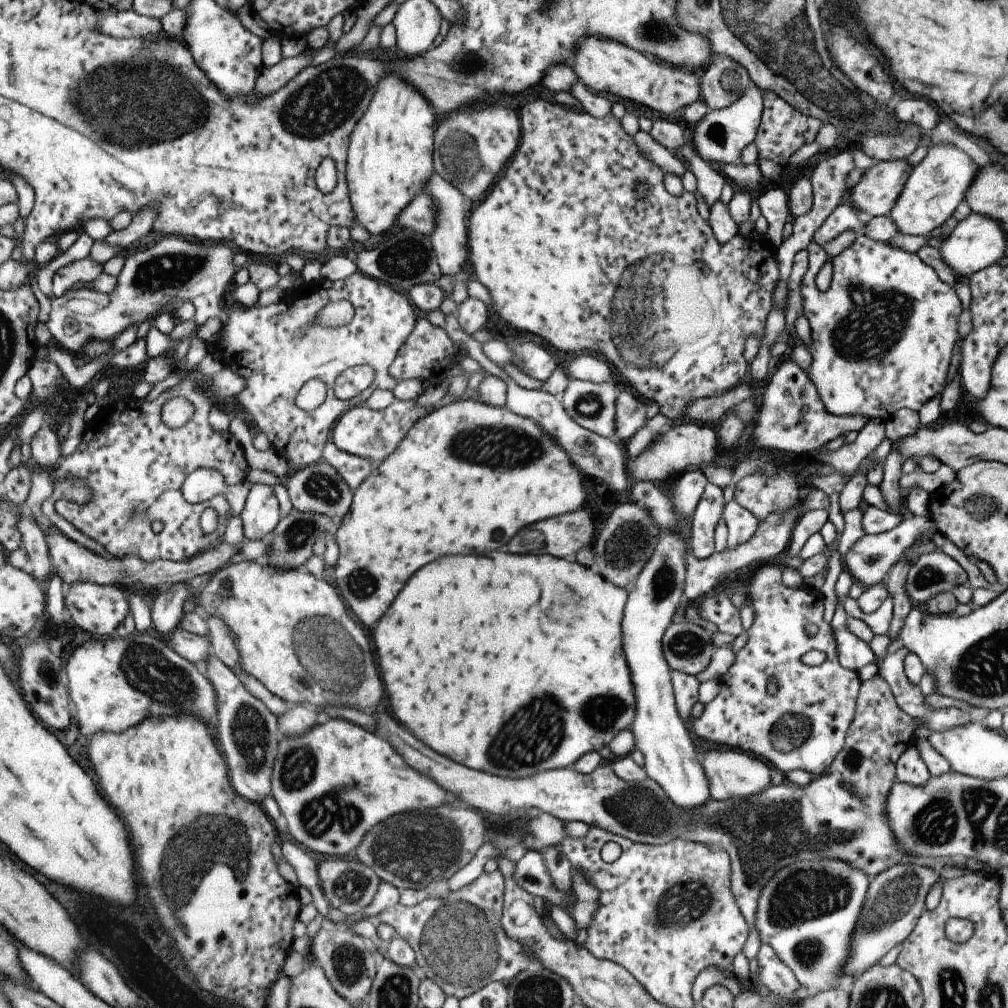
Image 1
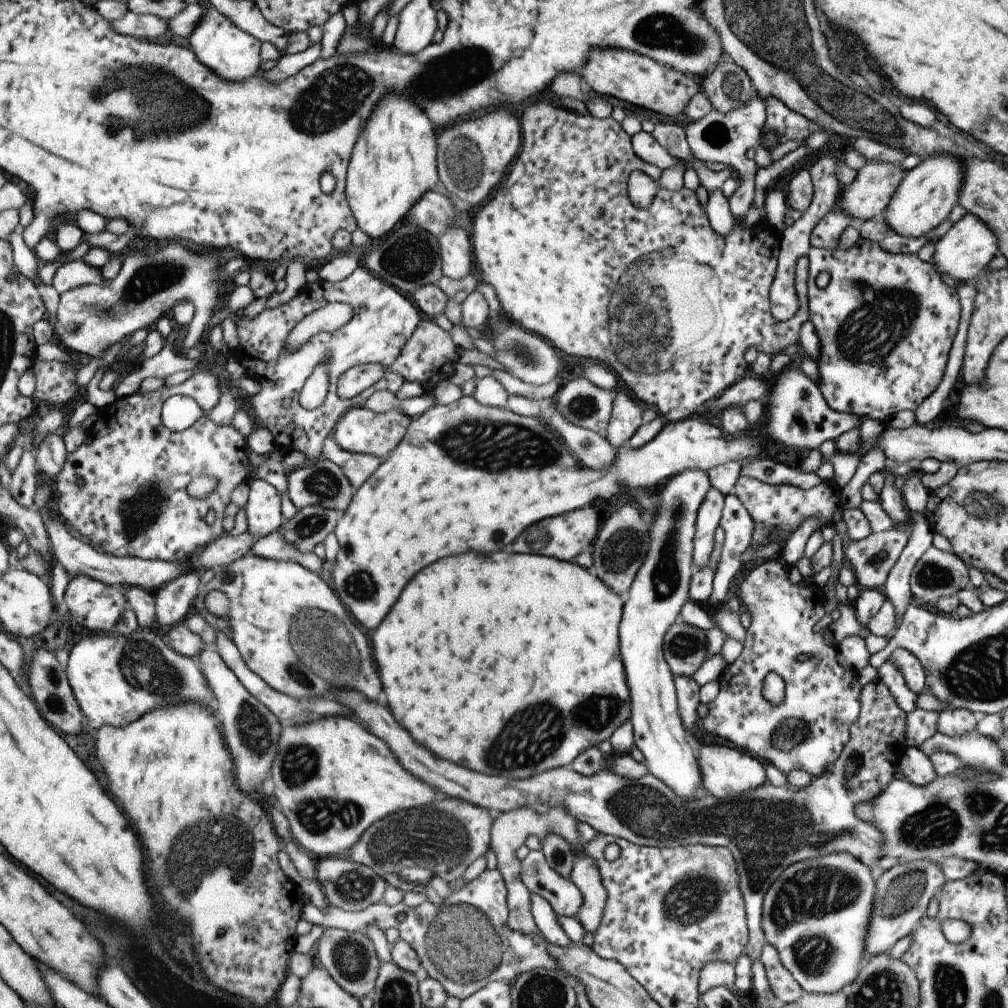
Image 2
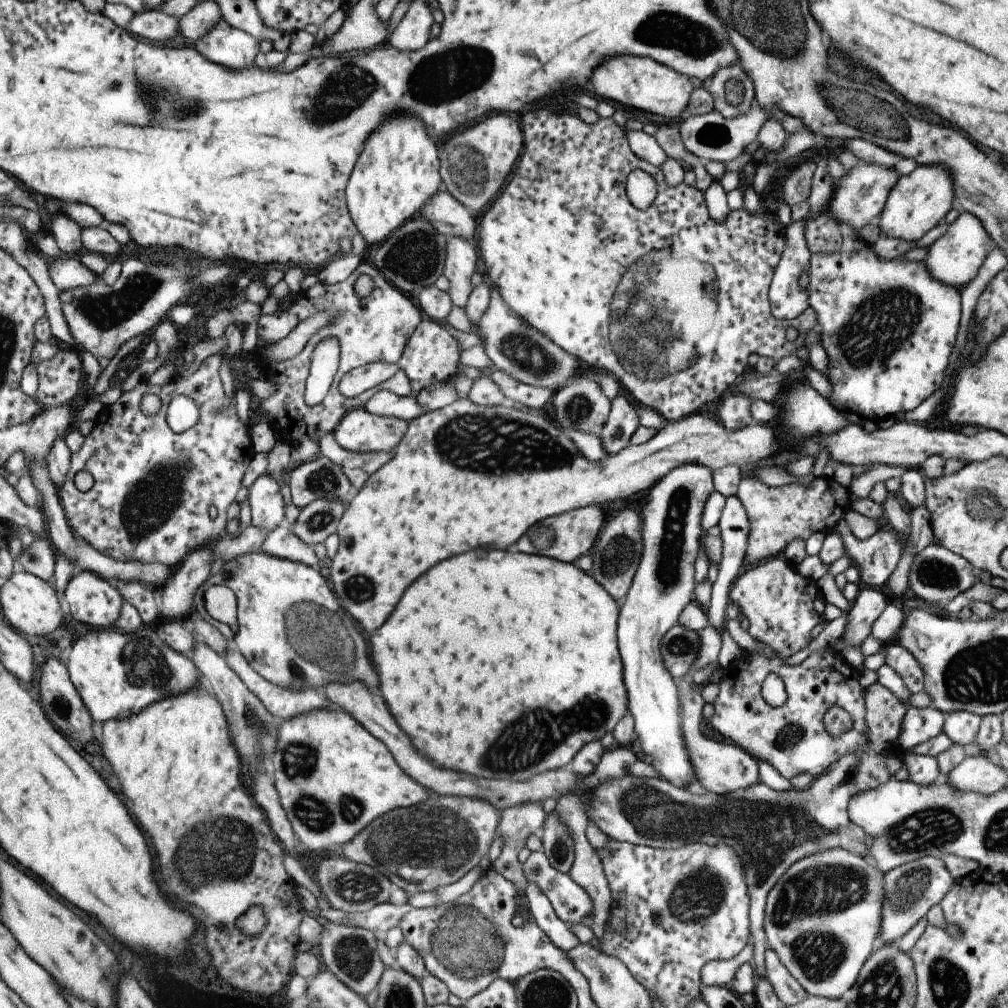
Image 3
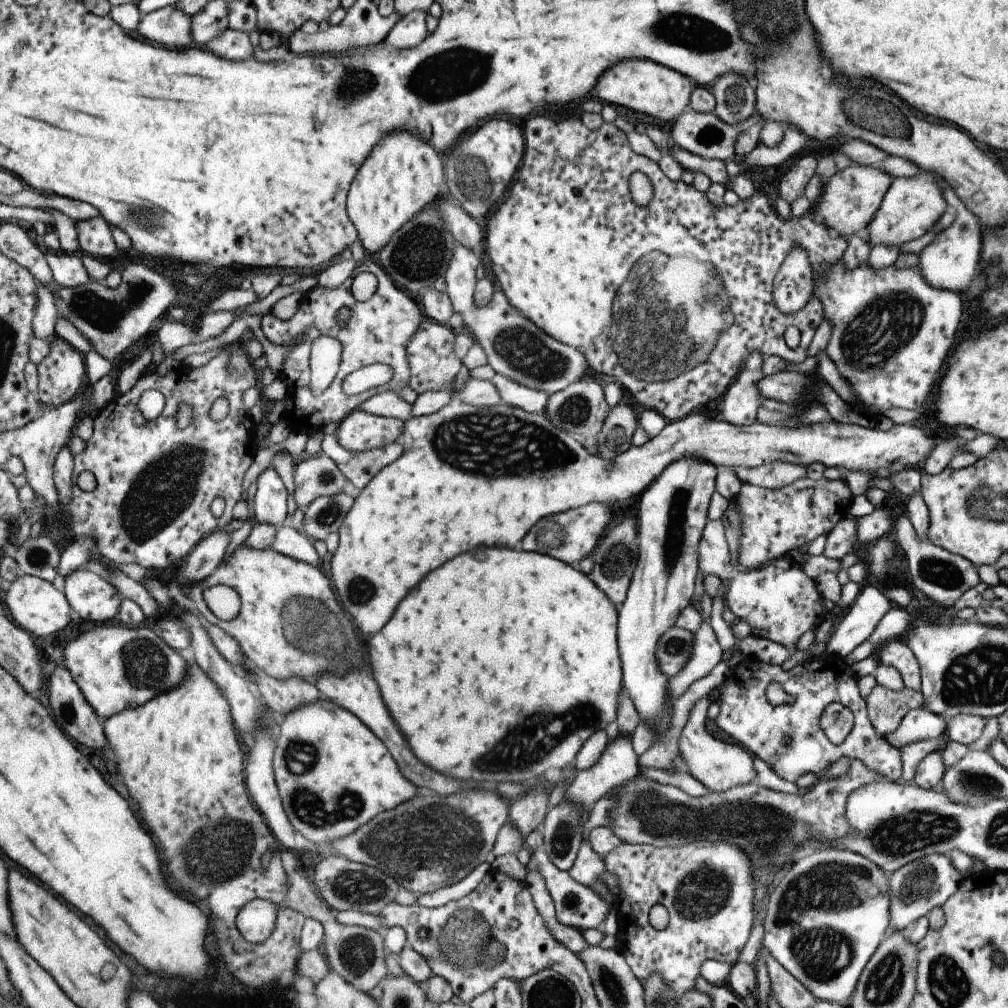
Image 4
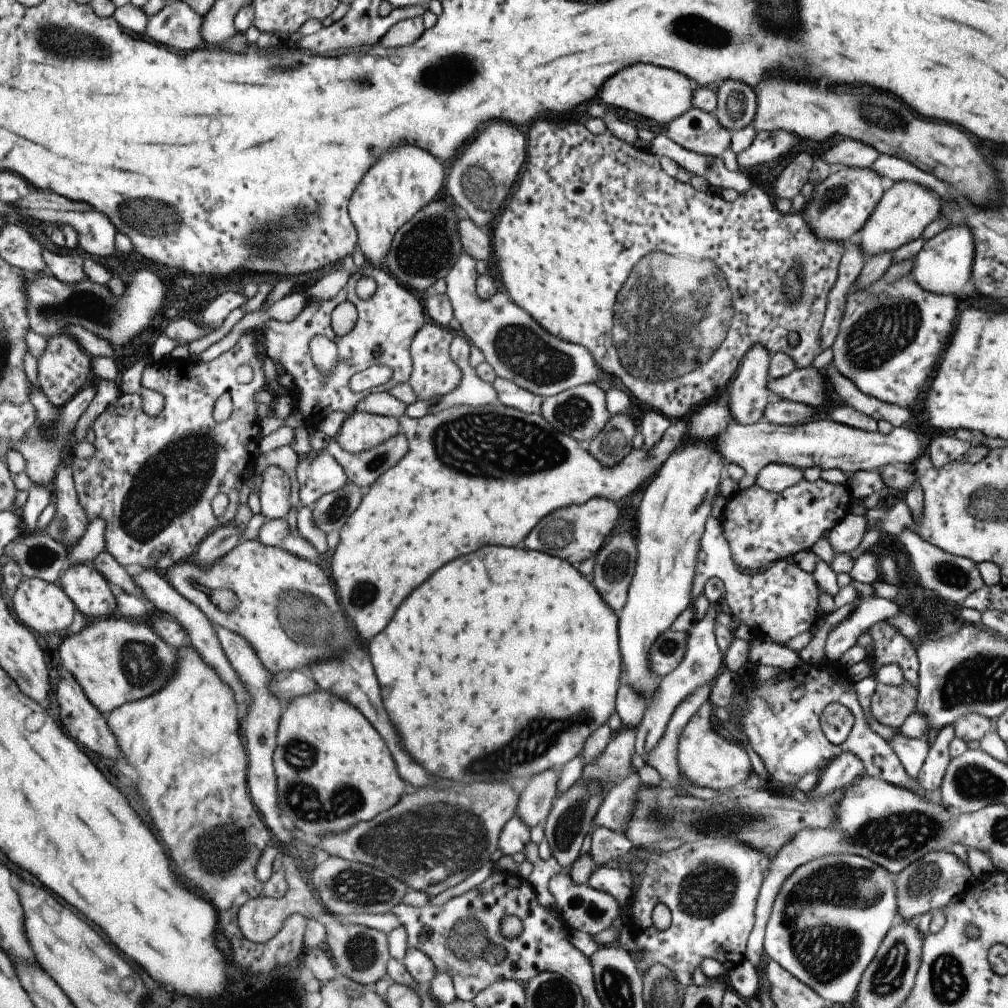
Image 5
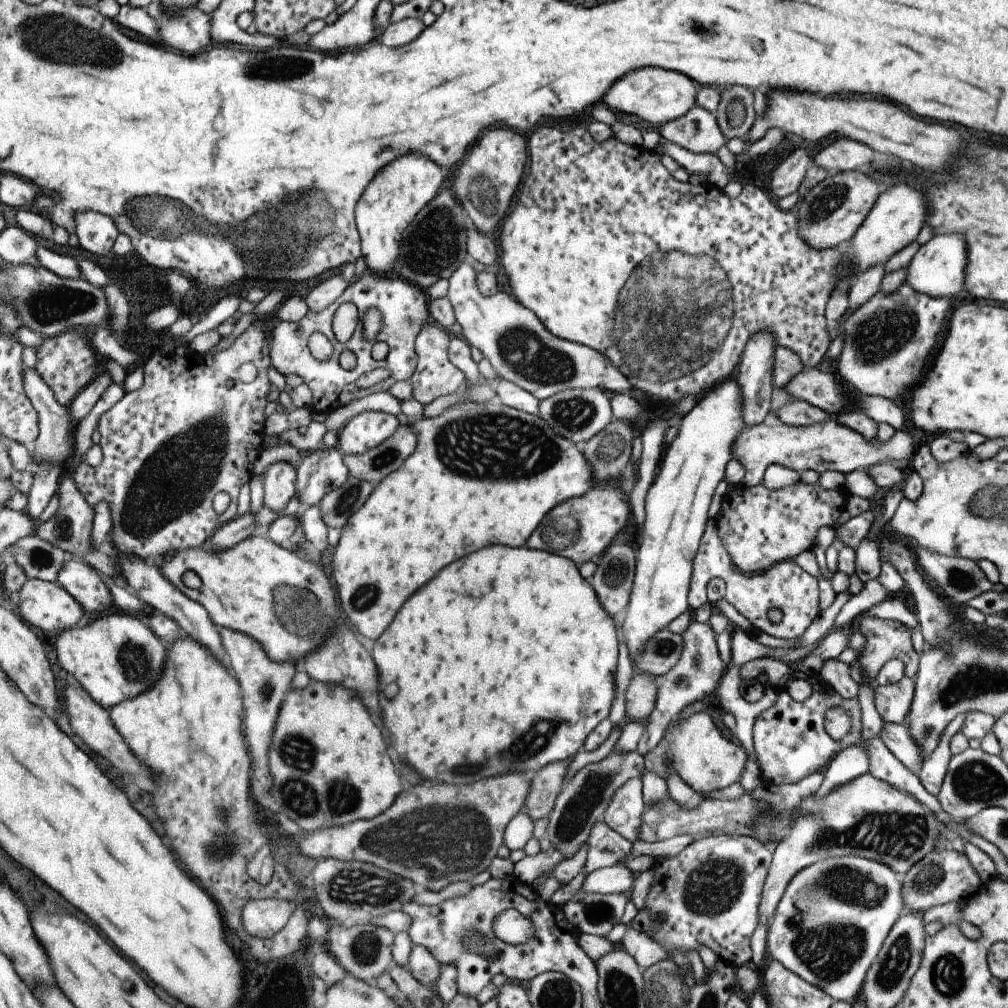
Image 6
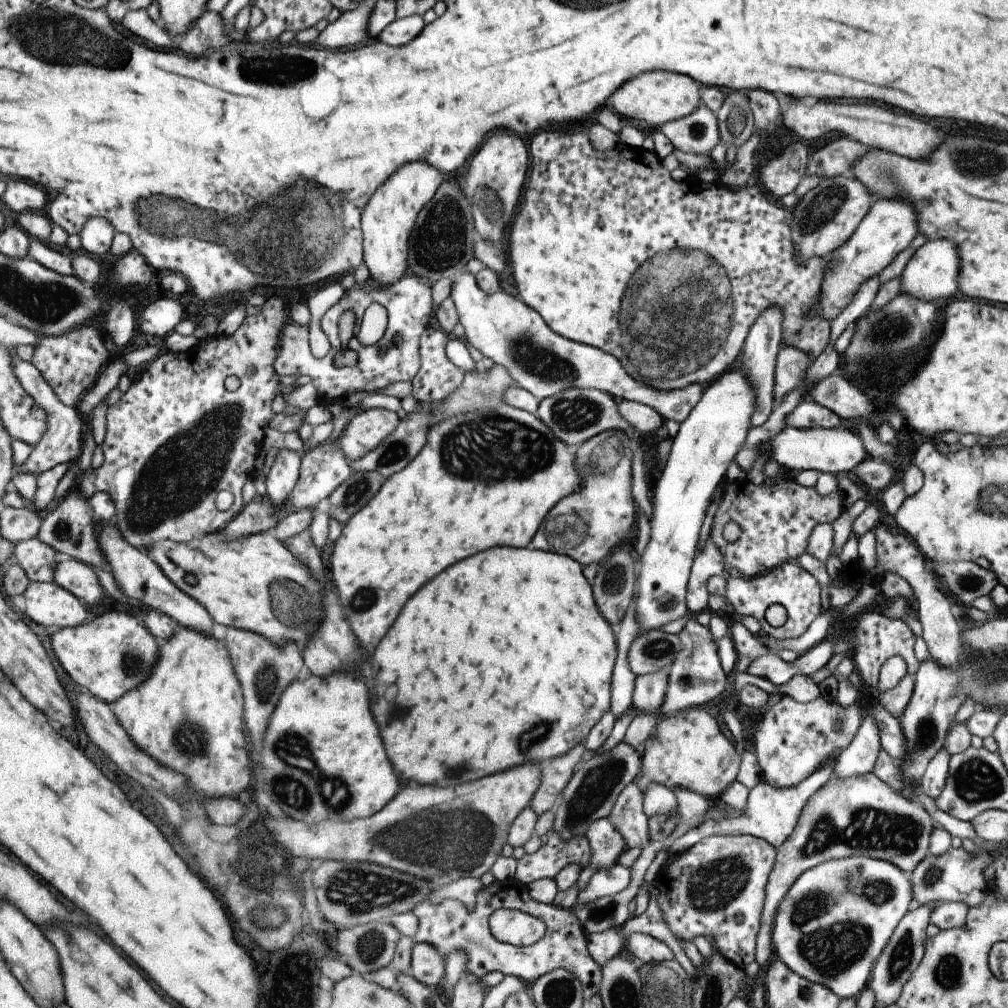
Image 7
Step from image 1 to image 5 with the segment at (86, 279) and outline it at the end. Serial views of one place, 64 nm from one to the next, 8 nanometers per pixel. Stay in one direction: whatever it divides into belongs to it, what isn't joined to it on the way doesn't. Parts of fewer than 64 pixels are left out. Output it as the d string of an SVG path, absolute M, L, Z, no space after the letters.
M45 250L43 256L45 256L45 264L47 264L49 272L53 276L57 276L61 282L77 284L77 282L83 282L87 278L85 260L81 256L57 254L57 252L51 252L51 250Z

